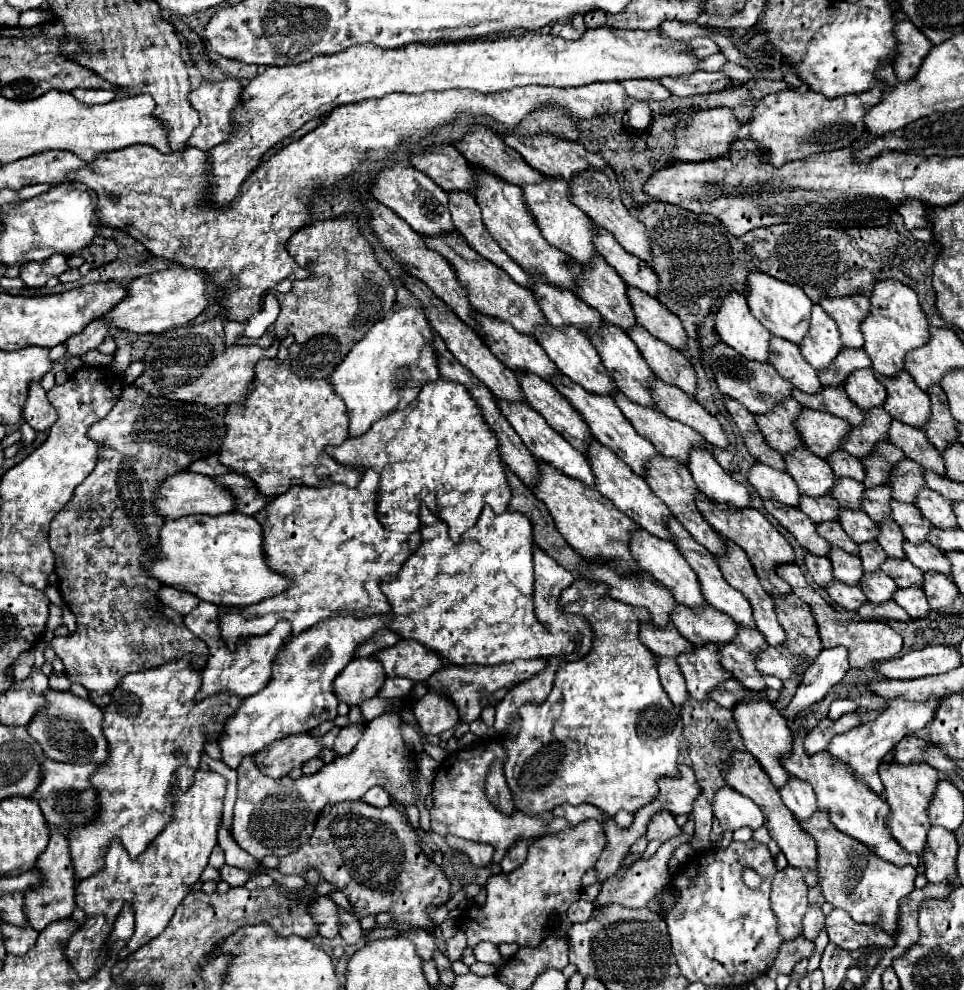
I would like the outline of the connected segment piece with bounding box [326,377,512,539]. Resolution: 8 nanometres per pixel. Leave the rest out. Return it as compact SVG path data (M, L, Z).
M444 377L426 383L416 401L412 401L406 409L382 417L370 427L368 433L360 437L348 437L342 445L326 447L326 451L338 463L364 469L374 467L380 473L378 519L390 531L418 531L420 505L424 503L430 511L448 523L452 539L458 539L478 521L484 505L490 505L494 513L504 513L512 499L512 489L506 479L506 463L500 455L496 433L484 421L482 411L470 391L462 383L448 381Z

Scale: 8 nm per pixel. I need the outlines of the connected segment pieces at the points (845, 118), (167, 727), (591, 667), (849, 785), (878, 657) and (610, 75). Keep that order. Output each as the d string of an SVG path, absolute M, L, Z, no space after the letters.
M878 85L860 95L840 95L836 99L828 99L816 91L800 93L794 89L786 89L780 93L772 93L758 101L750 119L750 137L758 141L762 151L770 151L768 161L774 167L782 167L790 161L852 145L852 141L860 139L866 133L864 115L880 99L882 89Z
M182 655L180 659L172 659L156 669L128 673L112 693L112 703L104 707L104 721L102 721L102 731L104 737L108 739L110 755L104 767L100 767L90 779L100 795L100 815L94 823L86 825L80 831L72 831L68 835L76 877L86 879L102 869L104 847L108 847L108 843L114 837L120 839L128 855L136 859L172 819L170 791L173 786L178 785L185 791L192 785L204 746L206 743L222 739L226 721L238 711L238 707L244 701L242 697L232 693L218 693L202 701L196 701L196 693L200 685L202 685L202 669L192 667L192 655Z
M576 579L560 595L560 605L568 613L580 613L594 629L596 641L586 657L574 663L564 663L556 671L554 687L546 701L538 707L524 705L520 723L508 727L502 741L508 751L504 775L514 793L516 809L528 815L542 815L562 803L590 803L608 815L618 811L636 813L658 795L660 777L676 777L682 721L678 707L672 705L656 671L656 657L638 639L642 623L650 623L650 613L644 607L620 603L608 595L606 583Z
M796 737L792 755L788 759L784 759L784 769L790 775L794 775L802 781L808 781L812 785L816 799L818 799L818 809L826 811L830 815L830 821L840 831L844 831L852 839L858 839L868 849L872 849L872 853L876 853L878 857L882 857L886 861L892 861L896 865L908 863L912 867L918 867L920 859L912 853L906 853L904 847L900 847L900 843L896 843L896 839L888 831L888 815L890 815L888 803L880 795L870 791L864 783L860 783L840 761L832 759L828 753L816 753L812 757L808 757L802 747L802 737Z
M796 563L778 567L776 573L792 587L792 591L806 601L816 617L816 625L820 631L820 639L824 647L846 647L848 649L848 659L850 659L850 667L852 669L864 669L870 663L880 663L892 657L898 657L902 651L902 637L900 633L896 633L888 623L882 621L864 621L864 619L852 619L852 617L844 617L844 613L836 611L824 597L820 597L818 591L812 589L812 585L806 581L806 575L802 573L802 569Z
M588 29L580 39L566 41L562 37L526 33L520 37L506 37L496 41L460 41L460 43L410 43L400 49L382 49L374 43L364 43L348 47L336 55L316 55L308 61L296 65L276 67L270 65L264 73L256 75L246 83L242 93L242 105L234 111L234 123L240 127L232 139L210 149L214 189L212 199L218 205L232 201L244 183L244 179L260 165L266 151L282 143L304 123L314 121L330 113L332 109L348 103L358 103L364 99L380 99L392 91L402 93L424 93L424 91L446 91L446 89L470 89L480 93L496 93L504 89L524 87L524 85L550 85L550 87L580 87L594 81L626 81L626 79L652 79L660 81L664 77L688 77L700 69L702 57L694 55L690 45L682 39L672 39L662 35L660 29L652 31L628 31L628 29Z

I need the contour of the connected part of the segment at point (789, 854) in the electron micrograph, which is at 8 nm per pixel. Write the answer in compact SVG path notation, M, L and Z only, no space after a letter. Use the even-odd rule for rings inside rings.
M734 753L724 765L722 765L724 779L742 795L750 797L764 813L764 827L770 831L770 837L778 843L780 851L786 855L790 867L798 867L804 873L804 881L808 887L818 887L818 875L816 875L816 843L814 839L800 827L798 819L788 811L788 807L782 803L778 789L772 787L768 775L764 775L764 769L752 759L750 753Z

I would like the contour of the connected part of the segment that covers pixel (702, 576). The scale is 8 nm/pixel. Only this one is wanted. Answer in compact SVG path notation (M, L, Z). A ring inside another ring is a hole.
M672 519L672 523L668 523L668 529L672 531L674 539L676 539L676 547L680 549L680 553L684 555L684 559L690 563L690 567L696 571L698 579L700 579L700 585L702 585L702 595L704 599L716 607L718 611L726 613L736 625L742 625L742 627L750 627L750 629L756 629L754 625L754 617L752 617L752 607L748 603L748 599L744 599L744 595L740 595L740 591L736 591L732 585L728 585L728 581L722 577L722 571L718 567L718 561L716 557L706 549L702 547L700 543L696 543L696 539L692 539L692 535L688 535L688 531L684 531L684 527L680 527L680 523L676 519Z

